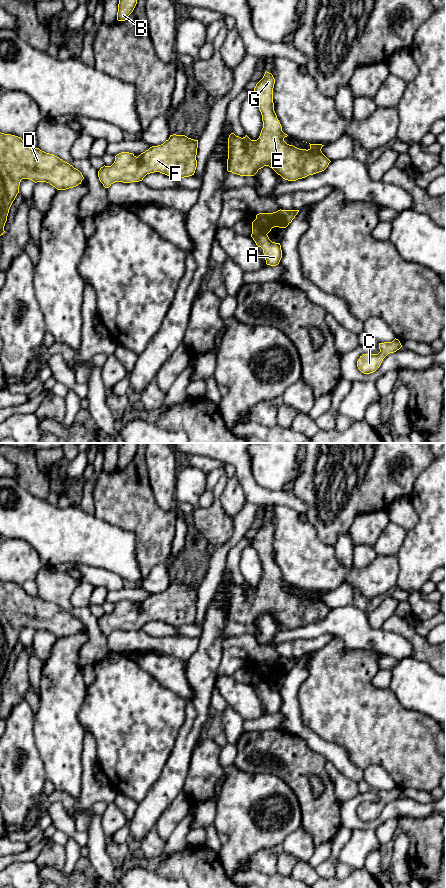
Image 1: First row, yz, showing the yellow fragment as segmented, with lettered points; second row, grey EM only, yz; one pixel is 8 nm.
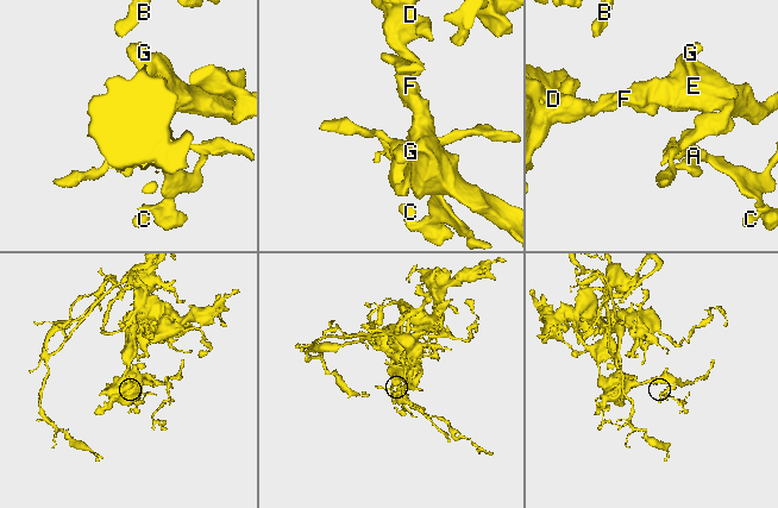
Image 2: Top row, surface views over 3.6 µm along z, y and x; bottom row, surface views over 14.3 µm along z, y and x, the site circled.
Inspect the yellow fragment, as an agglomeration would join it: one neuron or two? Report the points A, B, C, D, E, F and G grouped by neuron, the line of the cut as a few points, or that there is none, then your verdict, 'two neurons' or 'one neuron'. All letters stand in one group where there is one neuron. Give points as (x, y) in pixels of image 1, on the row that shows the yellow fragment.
A C / B D E F G | yz (266, 233), (252, 237) | two neurons

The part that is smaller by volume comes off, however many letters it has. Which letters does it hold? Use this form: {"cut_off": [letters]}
{"cut_off": ["A", "C"]}

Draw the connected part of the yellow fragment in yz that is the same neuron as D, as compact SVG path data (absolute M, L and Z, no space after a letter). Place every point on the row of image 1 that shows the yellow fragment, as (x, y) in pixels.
M0 132L0 236L22 179L46 182L57 190L81 184L82 173L59 157L29 148L21 137Z

